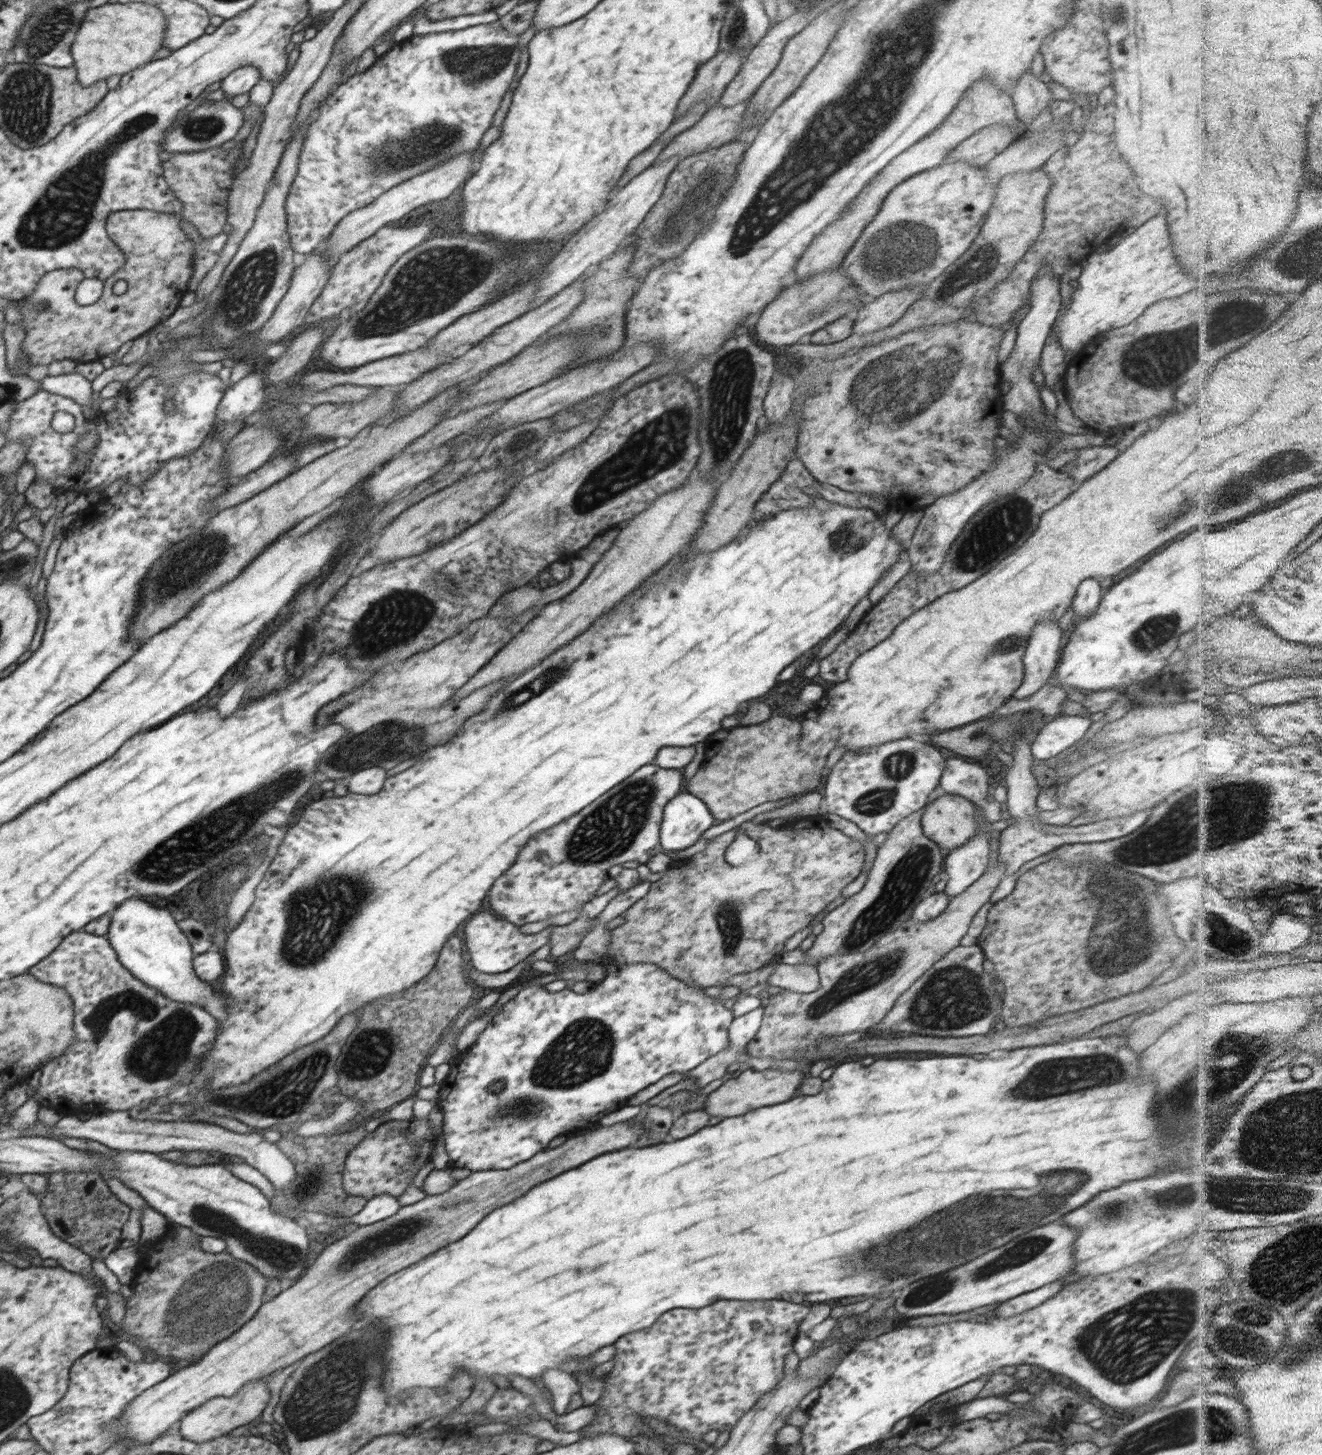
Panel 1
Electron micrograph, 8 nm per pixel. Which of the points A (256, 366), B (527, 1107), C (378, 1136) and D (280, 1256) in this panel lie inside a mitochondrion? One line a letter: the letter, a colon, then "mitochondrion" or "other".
A: other
B: mitochondrion
C: other
D: mitochondrion

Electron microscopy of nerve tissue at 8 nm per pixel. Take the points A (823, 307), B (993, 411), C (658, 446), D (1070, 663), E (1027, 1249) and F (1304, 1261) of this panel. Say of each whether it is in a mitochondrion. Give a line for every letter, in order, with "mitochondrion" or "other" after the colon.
A: mitochondrion
B: other
C: mitochondrion
D: other
E: mitochondrion
F: mitochondrion

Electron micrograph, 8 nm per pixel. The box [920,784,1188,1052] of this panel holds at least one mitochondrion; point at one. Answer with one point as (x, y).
(1121, 939)

